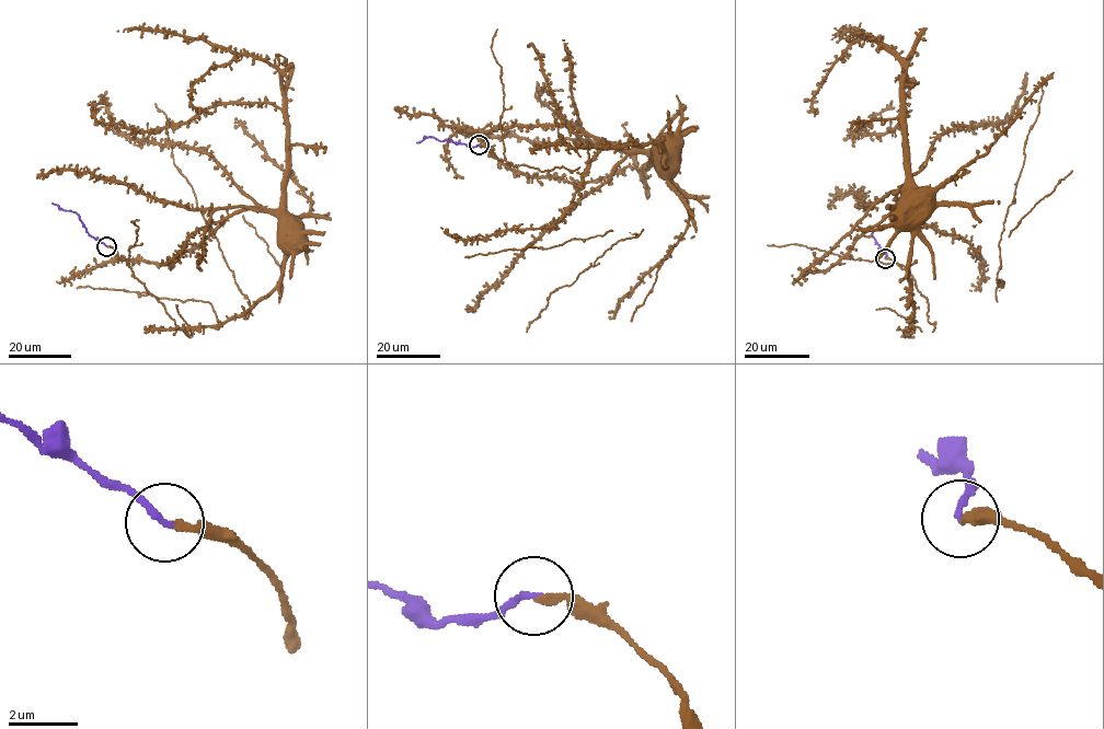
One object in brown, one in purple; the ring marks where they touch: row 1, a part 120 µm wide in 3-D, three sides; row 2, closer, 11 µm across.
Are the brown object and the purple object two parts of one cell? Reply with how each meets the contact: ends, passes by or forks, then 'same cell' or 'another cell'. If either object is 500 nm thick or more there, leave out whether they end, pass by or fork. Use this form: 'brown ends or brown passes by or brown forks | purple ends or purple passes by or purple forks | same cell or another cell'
brown ends | purple ends | same cell

